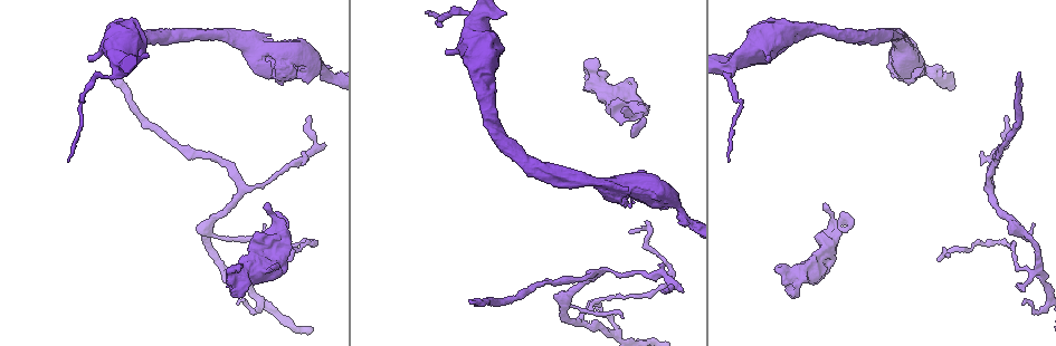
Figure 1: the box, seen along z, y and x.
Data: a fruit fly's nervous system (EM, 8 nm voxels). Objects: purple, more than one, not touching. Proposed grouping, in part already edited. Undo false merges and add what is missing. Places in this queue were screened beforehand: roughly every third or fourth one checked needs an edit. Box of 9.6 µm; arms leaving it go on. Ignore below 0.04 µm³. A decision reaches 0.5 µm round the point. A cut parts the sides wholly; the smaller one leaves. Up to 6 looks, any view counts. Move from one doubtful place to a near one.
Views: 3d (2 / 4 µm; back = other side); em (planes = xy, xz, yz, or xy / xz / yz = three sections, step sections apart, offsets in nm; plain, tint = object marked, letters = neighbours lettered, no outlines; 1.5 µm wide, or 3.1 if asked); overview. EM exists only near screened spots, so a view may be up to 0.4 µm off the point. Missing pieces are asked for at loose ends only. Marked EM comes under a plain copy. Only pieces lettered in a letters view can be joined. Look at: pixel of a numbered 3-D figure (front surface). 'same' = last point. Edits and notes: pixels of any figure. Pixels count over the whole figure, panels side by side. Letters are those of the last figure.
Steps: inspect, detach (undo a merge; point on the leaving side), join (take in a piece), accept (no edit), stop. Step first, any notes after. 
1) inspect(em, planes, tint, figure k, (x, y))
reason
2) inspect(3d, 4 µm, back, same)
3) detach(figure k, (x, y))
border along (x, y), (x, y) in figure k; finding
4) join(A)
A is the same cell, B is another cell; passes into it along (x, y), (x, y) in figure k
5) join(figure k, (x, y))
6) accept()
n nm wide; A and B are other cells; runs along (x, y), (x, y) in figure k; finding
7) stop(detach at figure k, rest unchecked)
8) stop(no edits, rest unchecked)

inspect(em, xz, step 4, letters, figure 1, (469, 301))
an open end

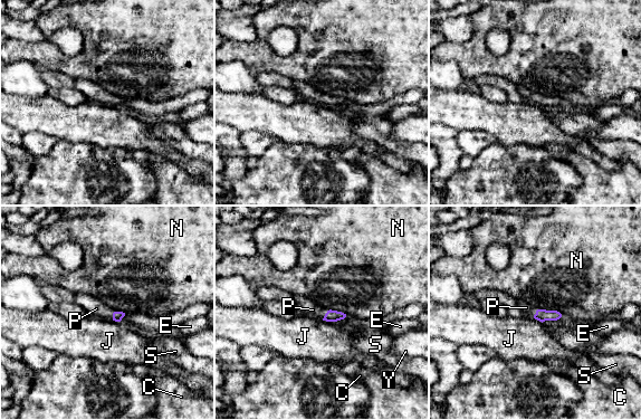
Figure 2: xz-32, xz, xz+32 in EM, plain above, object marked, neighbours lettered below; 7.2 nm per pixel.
inspect(em, planes, letters, same)
another direction

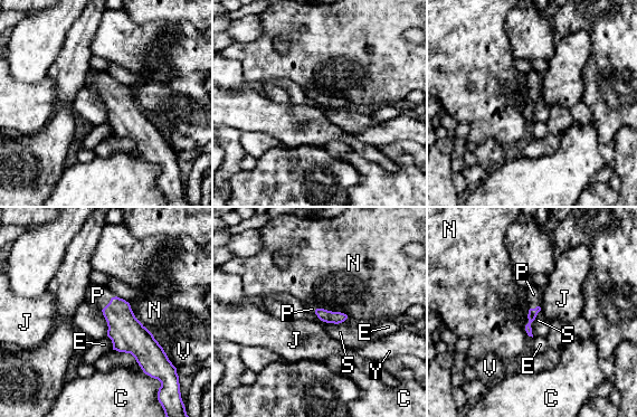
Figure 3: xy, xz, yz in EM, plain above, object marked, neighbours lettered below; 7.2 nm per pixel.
join(P)
N touches over 240 nm; P is the same cell, C, E, J, N, S, V and Y are other cells; the neuron continues

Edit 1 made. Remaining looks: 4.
inspect(em, planes, letters, figure 1, (828, 234))
calibre changes

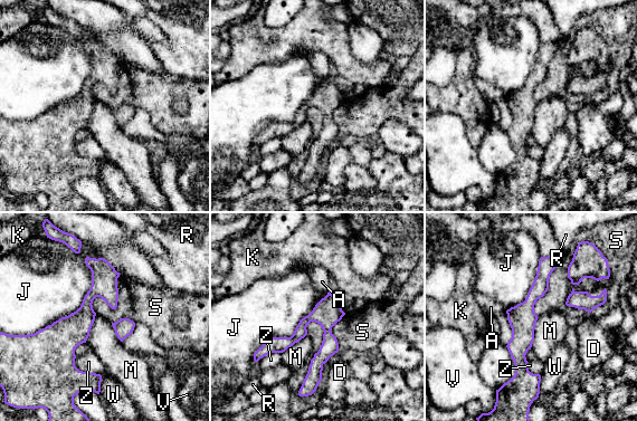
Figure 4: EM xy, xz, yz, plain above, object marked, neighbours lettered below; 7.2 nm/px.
accept()
160 nm wide; A, D, J, K, M, R, S, V, W and Z are other cells; runs along (550, 259), (522, 315), (526, 386) in figure 4; continuous, no second neuron

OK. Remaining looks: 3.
inspect(em, xz, step 4, letters, figure 1, (505, 15))
an open end

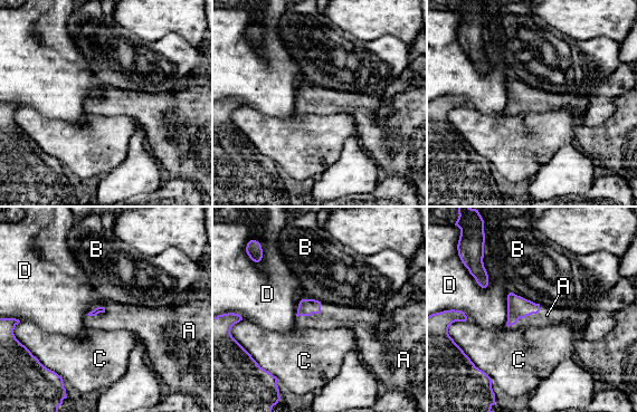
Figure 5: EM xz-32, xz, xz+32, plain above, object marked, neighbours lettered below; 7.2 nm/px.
inspect(em, planes, letters, same)

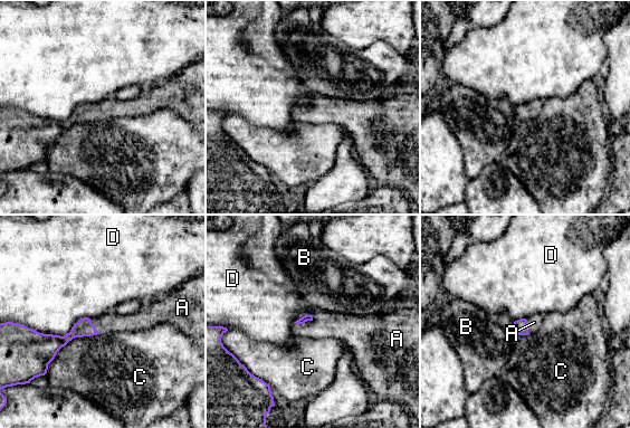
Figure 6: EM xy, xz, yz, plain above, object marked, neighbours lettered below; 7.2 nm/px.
join(A)
D touches over 500 nm; A is the same cell, B, C and D are other cells; passes into it along (307, 317), (305, 321), (325, 324) in figure 6; the neuron continues

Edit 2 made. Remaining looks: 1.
stop(join at figure 3, join at figure 6, rest unchecked)

